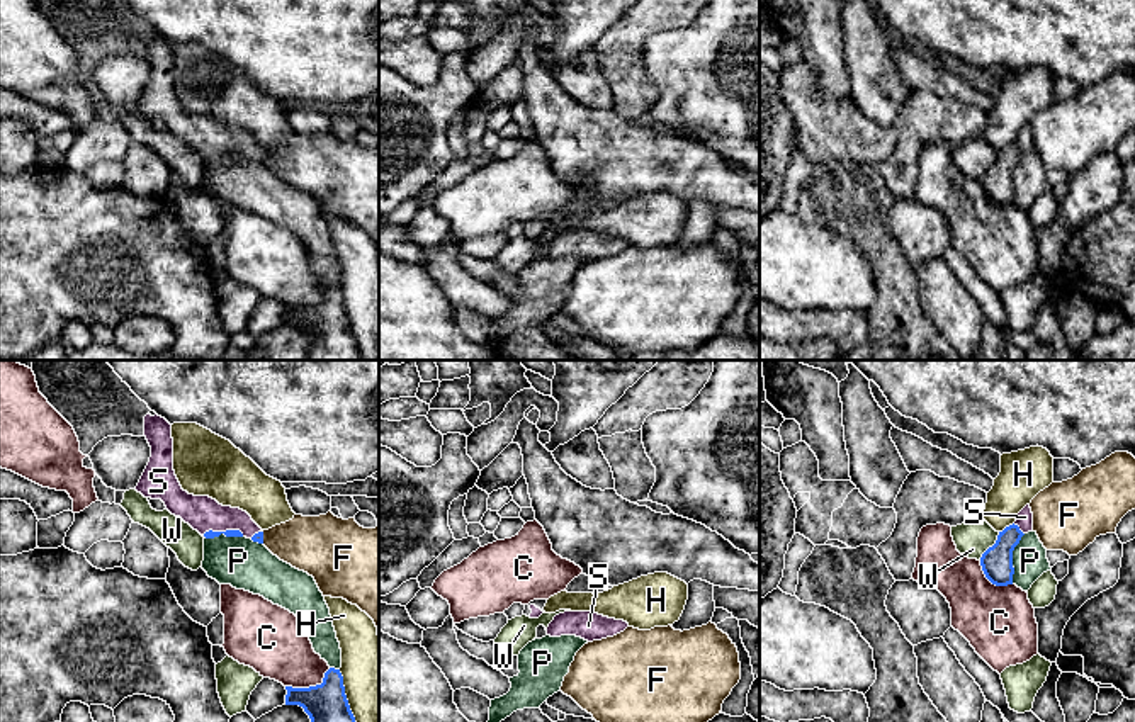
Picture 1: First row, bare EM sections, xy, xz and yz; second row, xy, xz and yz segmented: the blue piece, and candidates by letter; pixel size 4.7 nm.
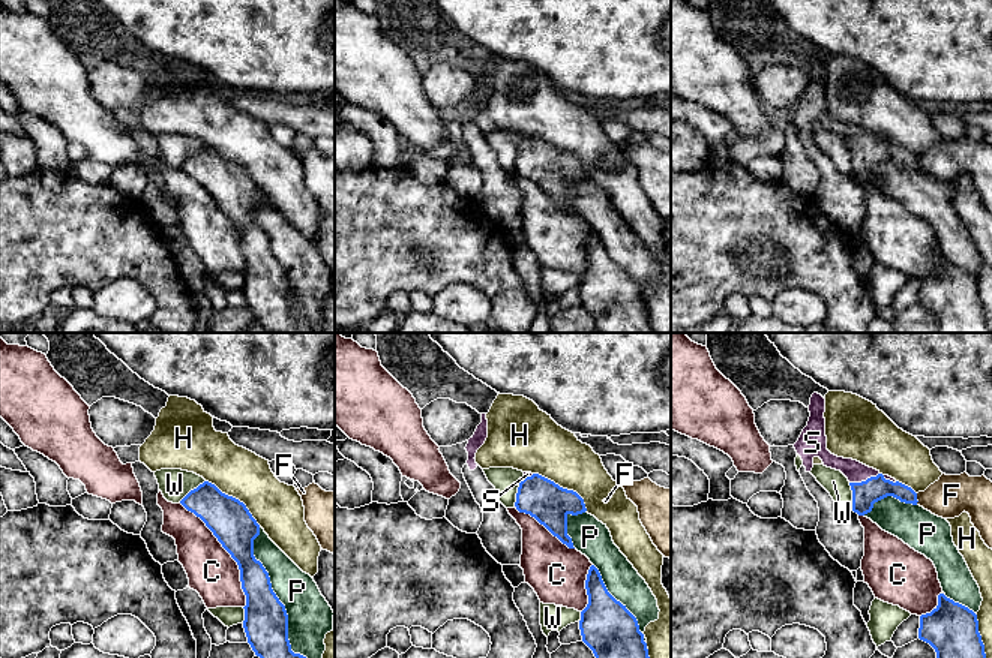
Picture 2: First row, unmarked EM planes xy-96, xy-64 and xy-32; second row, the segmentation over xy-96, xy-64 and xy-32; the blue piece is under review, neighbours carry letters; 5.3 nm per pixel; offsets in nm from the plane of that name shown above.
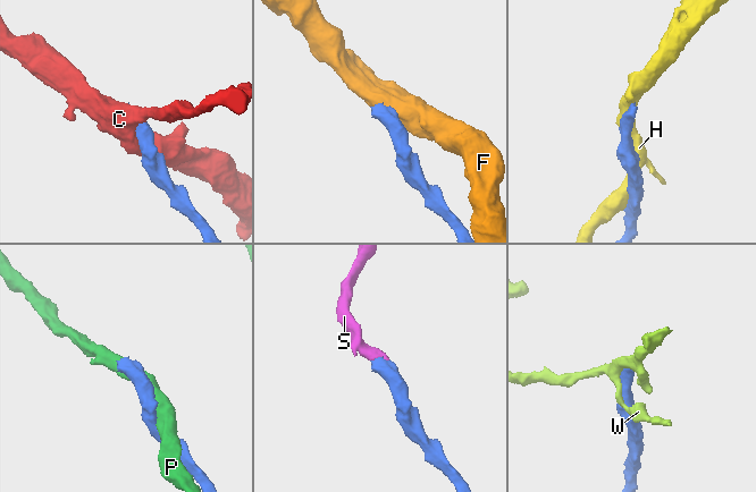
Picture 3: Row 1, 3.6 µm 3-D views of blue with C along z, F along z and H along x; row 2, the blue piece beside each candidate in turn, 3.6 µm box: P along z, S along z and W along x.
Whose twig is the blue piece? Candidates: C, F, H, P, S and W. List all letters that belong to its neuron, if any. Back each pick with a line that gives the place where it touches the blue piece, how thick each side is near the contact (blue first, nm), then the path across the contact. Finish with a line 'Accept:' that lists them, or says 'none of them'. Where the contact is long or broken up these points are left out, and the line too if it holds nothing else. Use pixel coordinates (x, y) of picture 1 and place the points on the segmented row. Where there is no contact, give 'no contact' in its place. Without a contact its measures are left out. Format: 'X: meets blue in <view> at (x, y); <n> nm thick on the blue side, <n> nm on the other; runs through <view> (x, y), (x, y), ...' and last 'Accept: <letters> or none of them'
S: meets blue in xy at (223, 532); 40 nm thick on the blue side, 170 nm on the other; runs through xy (209, 534), (223, 532), (203, 513)
Accept: S

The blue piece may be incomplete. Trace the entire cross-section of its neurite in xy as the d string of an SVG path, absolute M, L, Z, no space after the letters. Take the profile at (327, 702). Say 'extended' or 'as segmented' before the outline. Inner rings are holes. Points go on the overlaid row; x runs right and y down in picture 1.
as segmented | M330 668L321 685L285 690L285 705L302 707L311 722L355 722L340 669Z

